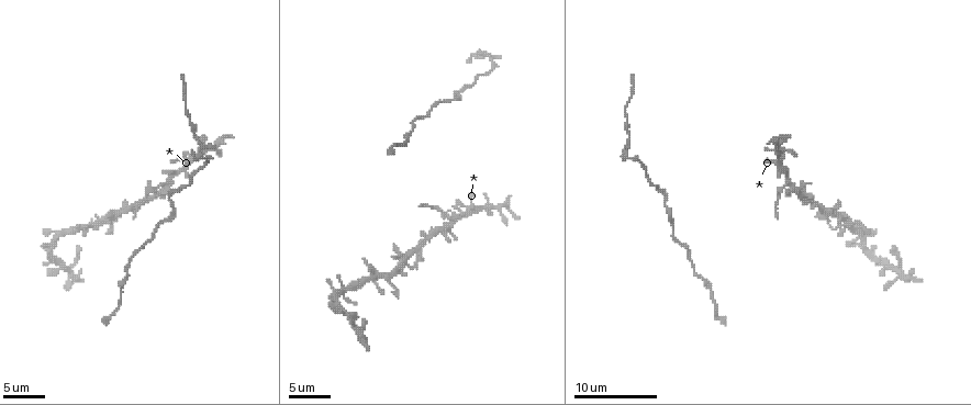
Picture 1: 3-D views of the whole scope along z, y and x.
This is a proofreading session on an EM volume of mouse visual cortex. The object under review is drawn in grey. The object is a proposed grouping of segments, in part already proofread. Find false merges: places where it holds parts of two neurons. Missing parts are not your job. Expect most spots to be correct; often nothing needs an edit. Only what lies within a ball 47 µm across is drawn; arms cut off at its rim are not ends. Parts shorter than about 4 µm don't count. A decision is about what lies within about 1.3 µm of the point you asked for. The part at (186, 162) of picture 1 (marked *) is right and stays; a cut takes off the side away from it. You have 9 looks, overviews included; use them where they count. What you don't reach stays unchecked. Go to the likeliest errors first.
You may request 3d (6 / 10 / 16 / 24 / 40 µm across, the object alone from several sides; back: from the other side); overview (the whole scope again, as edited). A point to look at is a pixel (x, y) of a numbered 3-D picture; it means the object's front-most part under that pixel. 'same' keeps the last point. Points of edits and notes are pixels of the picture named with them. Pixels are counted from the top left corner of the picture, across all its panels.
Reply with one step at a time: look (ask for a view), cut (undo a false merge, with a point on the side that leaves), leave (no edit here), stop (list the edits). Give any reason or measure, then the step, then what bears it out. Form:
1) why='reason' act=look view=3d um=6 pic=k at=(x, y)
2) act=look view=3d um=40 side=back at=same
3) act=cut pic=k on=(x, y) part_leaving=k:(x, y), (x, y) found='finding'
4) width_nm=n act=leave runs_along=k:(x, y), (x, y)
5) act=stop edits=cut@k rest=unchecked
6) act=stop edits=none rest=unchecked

why='looks like a crossing' act=look view=3d um=6 pic=1 at=(788, 185)

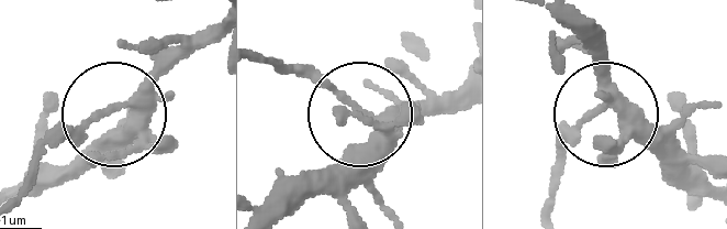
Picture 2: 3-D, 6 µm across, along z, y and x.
act=look view=3d um=6 side=back pic=2 at=(117, 107)

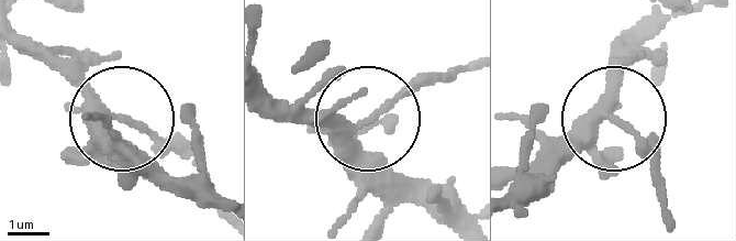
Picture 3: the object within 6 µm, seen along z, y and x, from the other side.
act=cut pic=3 on=(166, 148) part_leaving=3:(125, 117), (185, 155), (226, 218) found='two neurons meet here'

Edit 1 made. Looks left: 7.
why='see it whole again' act=look view=overview

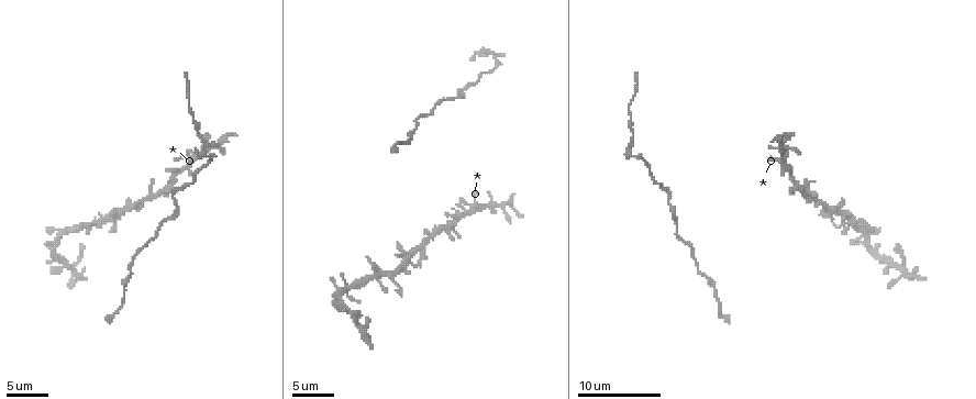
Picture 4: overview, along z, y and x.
act=look view=3d um=16 pic=4 at=(668, 192)

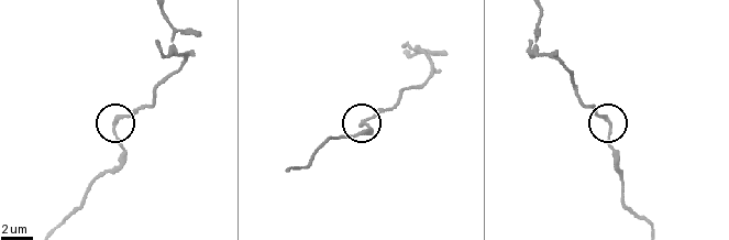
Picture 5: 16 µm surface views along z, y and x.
act=leave found='one neuron here'

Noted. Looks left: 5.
why='sudden change in width' act=look view=3d um=6 pic=4 at=(221, 141)

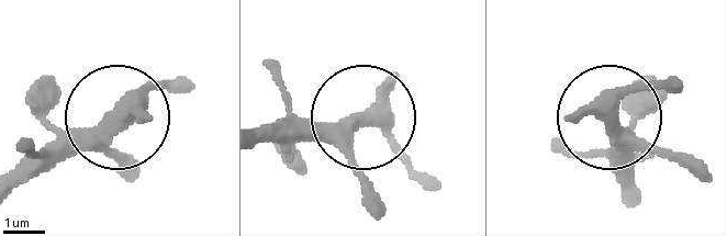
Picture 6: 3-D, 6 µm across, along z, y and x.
why='from behind' act=look view=3d um=6 side=back pic=6 at=(612, 110)

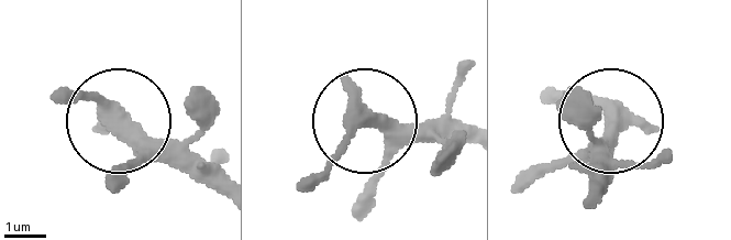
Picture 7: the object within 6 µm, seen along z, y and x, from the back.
width_nm=360 act=leave runs_along=7:(216, 191), (100, 104), (51, 100) found='all the same neuron'

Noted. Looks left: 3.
act=stop edits=cut@3 rest=unchecked

